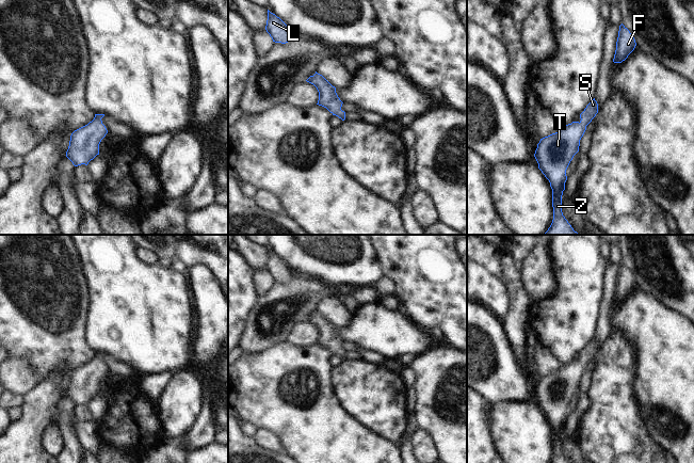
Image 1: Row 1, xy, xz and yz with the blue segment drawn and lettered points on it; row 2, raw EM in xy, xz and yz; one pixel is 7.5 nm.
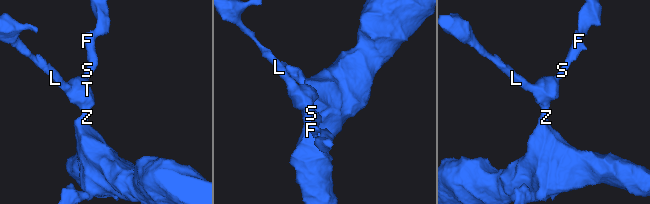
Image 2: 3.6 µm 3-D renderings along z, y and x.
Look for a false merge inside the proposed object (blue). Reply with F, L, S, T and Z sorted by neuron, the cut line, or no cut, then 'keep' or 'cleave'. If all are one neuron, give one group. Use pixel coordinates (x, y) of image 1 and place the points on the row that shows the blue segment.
F L S T Z; no cut; keep

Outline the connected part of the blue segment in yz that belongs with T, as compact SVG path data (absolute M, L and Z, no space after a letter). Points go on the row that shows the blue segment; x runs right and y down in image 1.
M594 98L580 114L580 122L562 126L559 132L540 139L537 144L534 157L552 189L553 220L544 235L579 235L563 215L562 195L567 180L566 170L579 151L586 126L597 113L598 103Z

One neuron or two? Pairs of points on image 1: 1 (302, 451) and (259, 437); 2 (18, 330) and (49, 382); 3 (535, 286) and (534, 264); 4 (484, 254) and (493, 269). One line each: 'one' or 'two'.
1: two
2: two
3: one
4: one

